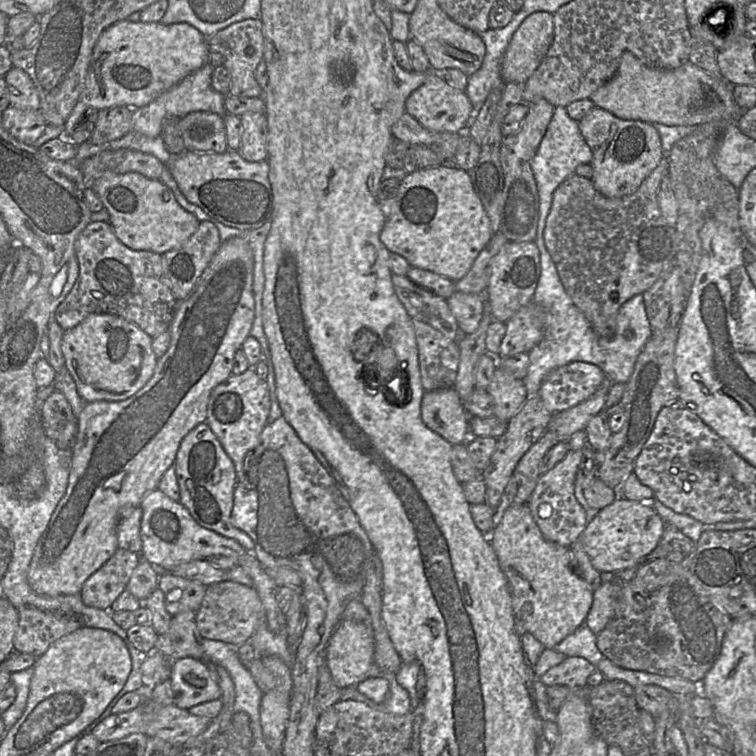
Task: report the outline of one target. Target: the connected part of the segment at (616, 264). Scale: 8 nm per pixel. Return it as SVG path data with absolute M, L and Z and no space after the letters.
M663 155L657 167L637 191L629 196L607 198L597 191L592 180L575 174L567 178L553 193L544 229L545 246L565 291L601 337L613 336L620 307L635 295L648 290L658 280L667 264L675 260L678 250L676 228L666 222L658 205L660 184L668 173L668 156Z

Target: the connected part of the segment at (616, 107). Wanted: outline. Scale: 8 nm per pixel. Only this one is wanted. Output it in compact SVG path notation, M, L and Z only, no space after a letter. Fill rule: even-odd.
M625 51L621 55L615 75L593 92L589 99L596 107L604 109L622 120L659 123L666 126L698 126L713 121L735 121L737 124L743 110L735 102L734 86L724 77L716 78L690 61L675 69L659 69L643 64L630 51Z

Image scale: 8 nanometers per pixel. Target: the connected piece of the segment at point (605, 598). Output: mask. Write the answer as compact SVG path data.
M611 581L602 583L593 591L593 602L585 623L594 634L600 633L614 614L613 585Z

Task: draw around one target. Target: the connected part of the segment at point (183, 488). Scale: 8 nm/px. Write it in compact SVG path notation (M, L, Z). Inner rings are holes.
M206 422L194 427L183 438L174 465L180 491L179 501L194 520L204 528L237 541L247 552L253 553L255 546L251 537L231 522L237 483L234 464Z

